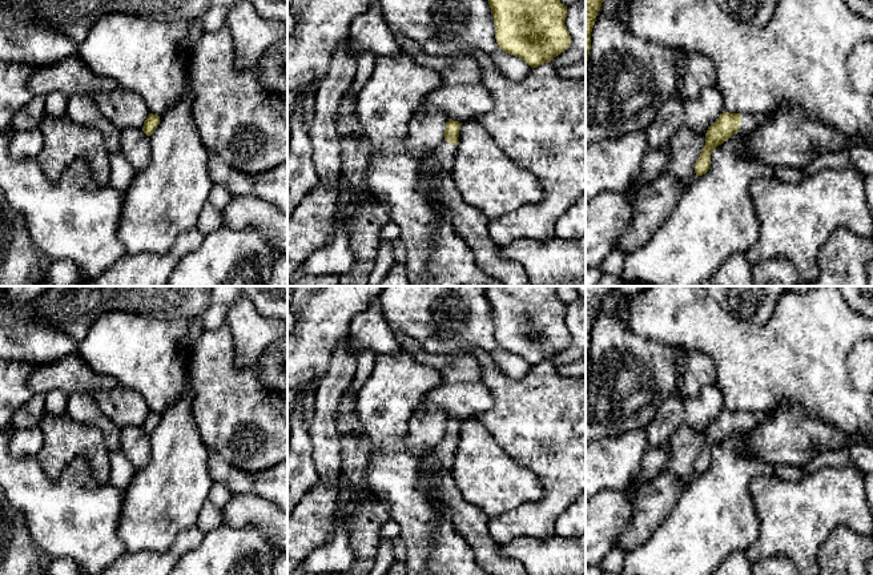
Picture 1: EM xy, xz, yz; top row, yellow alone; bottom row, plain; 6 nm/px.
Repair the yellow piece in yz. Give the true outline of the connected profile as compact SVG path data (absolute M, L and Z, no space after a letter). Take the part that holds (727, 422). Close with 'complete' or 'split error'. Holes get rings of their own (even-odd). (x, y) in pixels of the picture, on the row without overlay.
M723 409L720 415L708 426L705 443L695 462L696 474L703 474L711 465L712 449L735 433L739 427L751 430L768 419L769 410L761 411L728 411Z | split error

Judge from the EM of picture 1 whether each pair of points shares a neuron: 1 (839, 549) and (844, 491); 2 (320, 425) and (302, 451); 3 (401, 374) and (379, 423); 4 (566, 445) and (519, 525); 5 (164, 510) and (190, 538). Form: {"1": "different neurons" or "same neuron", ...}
{"1": "different neurons", "2": "different neurons", "3": "same neuron", "4": "same neuron", "5": "different neurons"}

